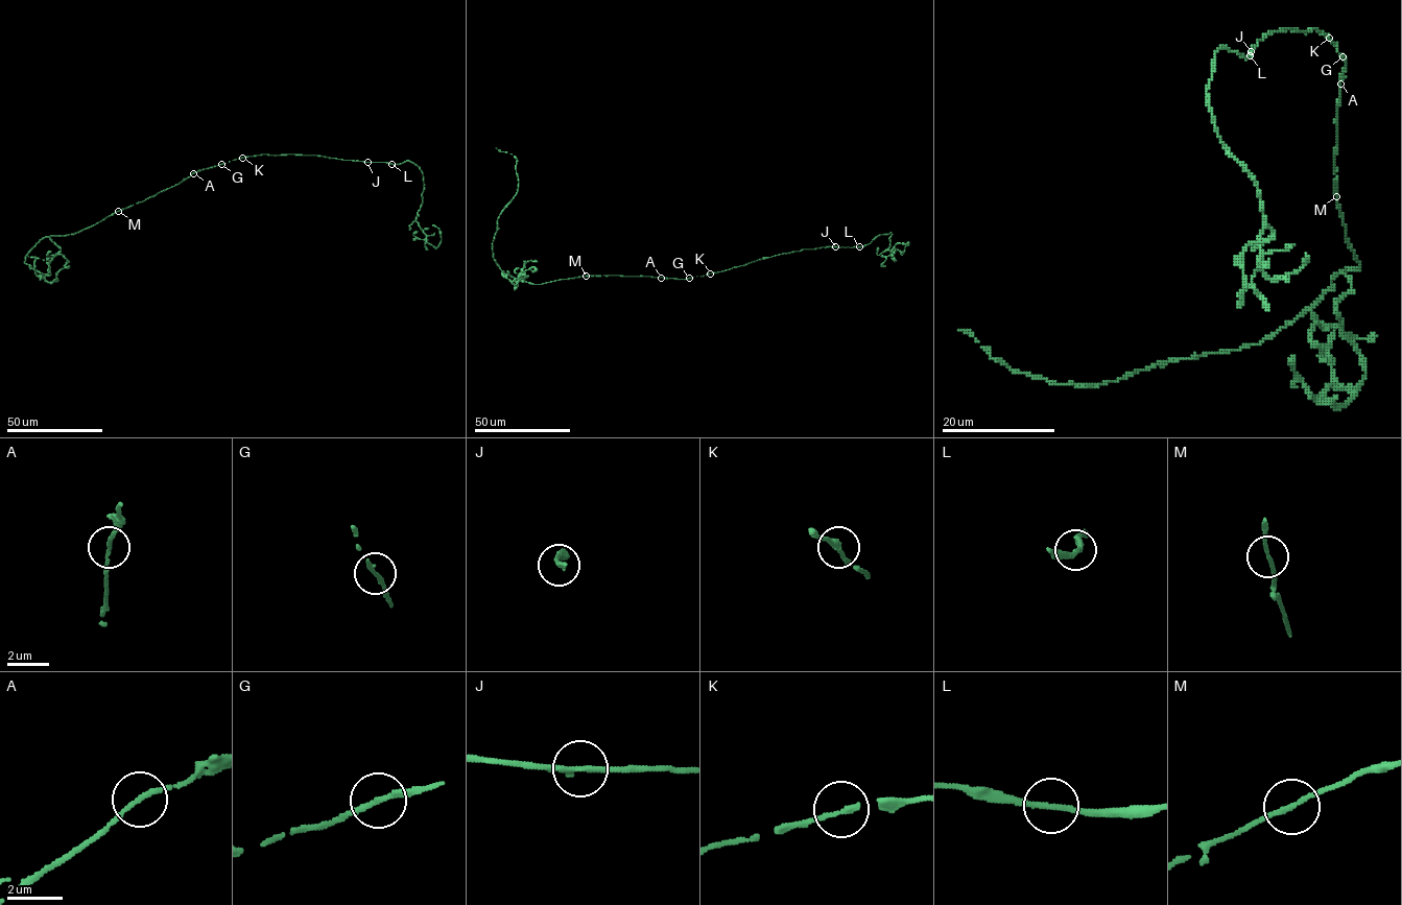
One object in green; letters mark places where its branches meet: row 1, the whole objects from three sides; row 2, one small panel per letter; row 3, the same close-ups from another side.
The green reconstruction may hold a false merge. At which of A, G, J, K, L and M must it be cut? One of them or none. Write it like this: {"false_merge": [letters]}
{"false_merge": []}

